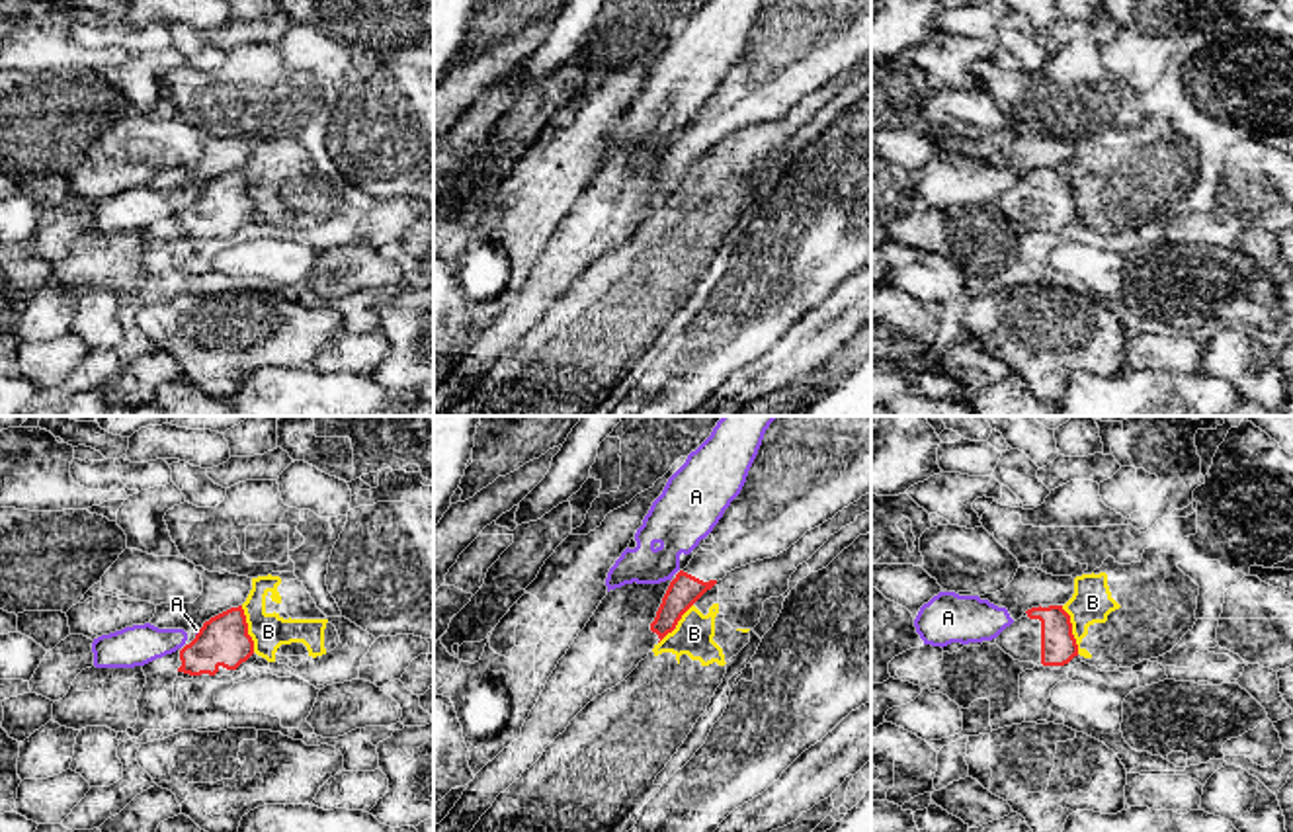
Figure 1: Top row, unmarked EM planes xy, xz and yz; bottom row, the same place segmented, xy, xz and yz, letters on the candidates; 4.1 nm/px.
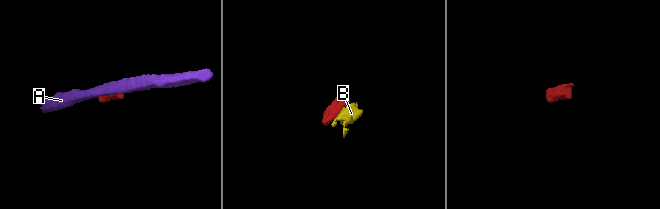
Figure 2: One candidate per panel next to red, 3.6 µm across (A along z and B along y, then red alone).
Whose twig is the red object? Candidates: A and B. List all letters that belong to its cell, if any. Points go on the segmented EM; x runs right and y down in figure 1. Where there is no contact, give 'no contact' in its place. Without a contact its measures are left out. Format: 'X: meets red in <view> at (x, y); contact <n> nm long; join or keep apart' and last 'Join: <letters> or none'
A: meets red in xy at (198, 633); contact 40 nm long; keep apart
B: meets red in yz at (1071, 629); contact 220 nm long; keep apart
Join: none

